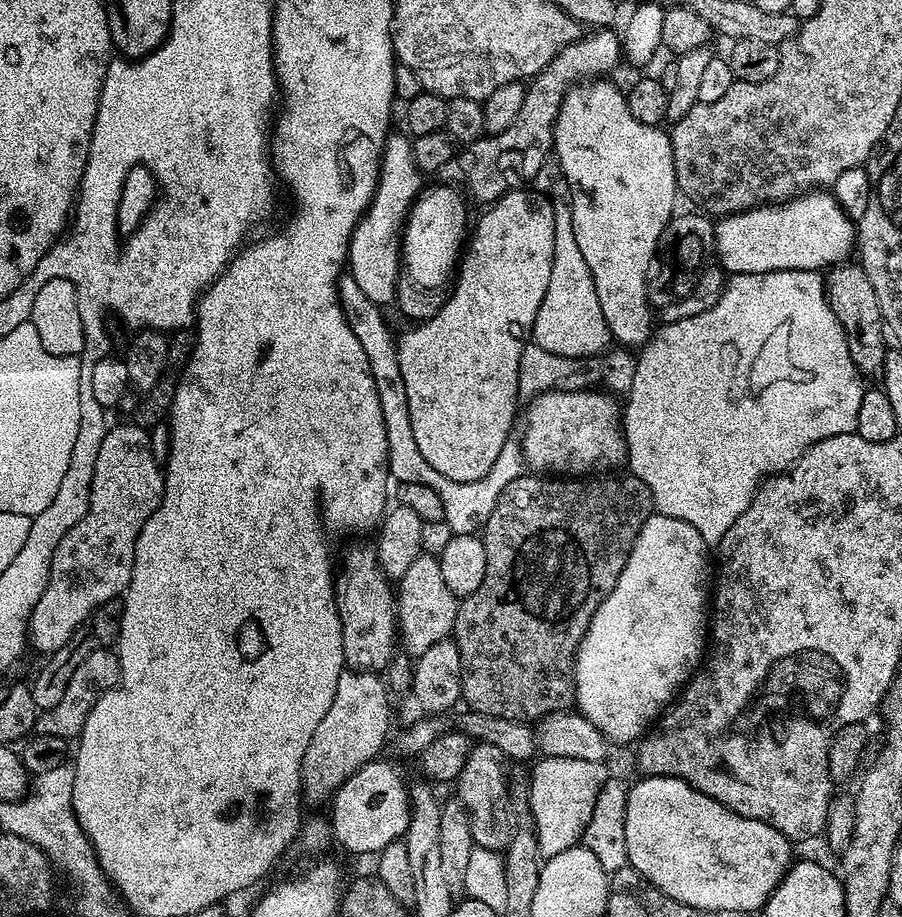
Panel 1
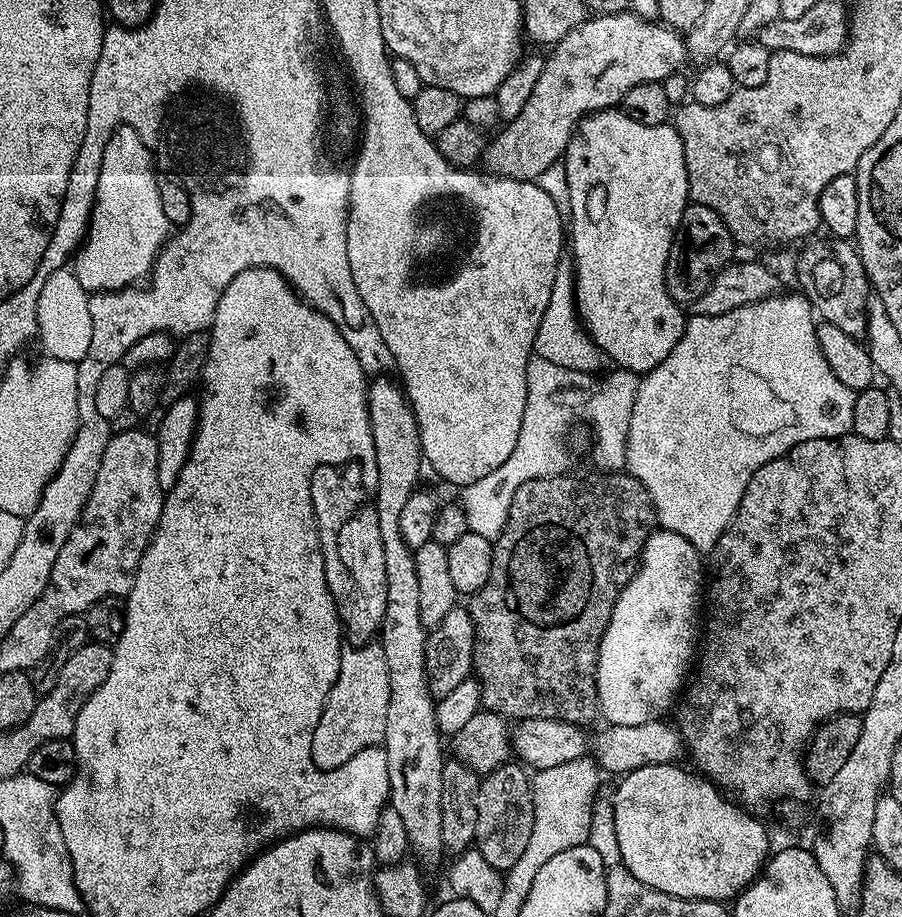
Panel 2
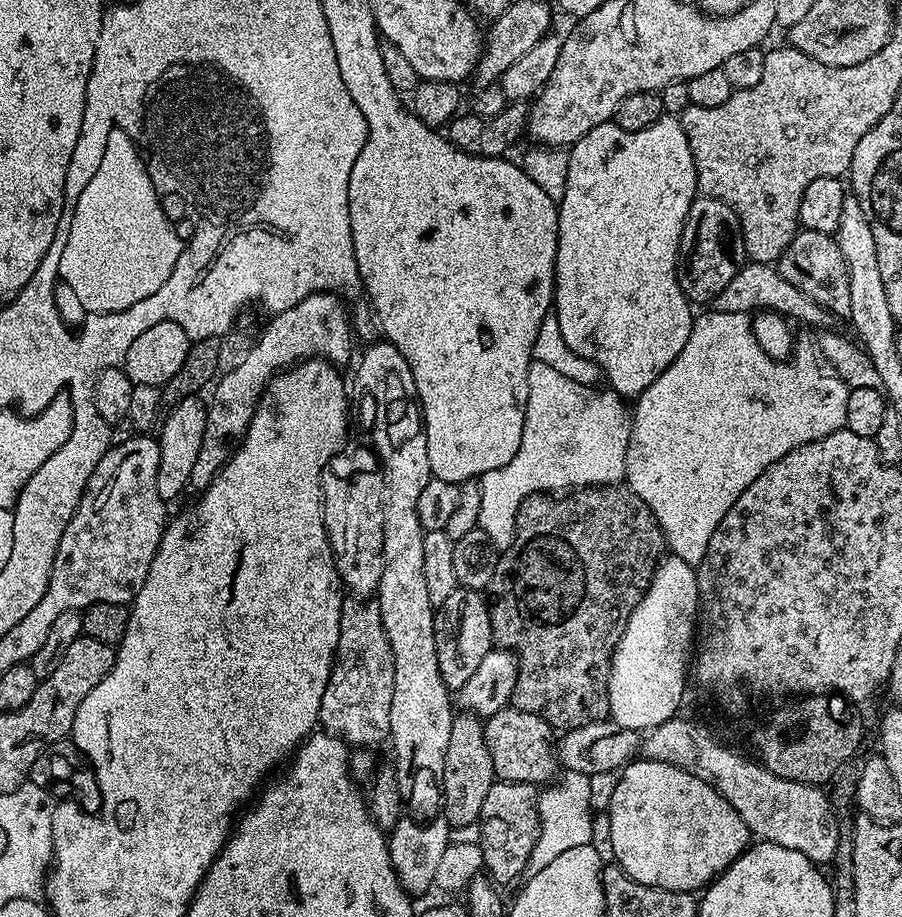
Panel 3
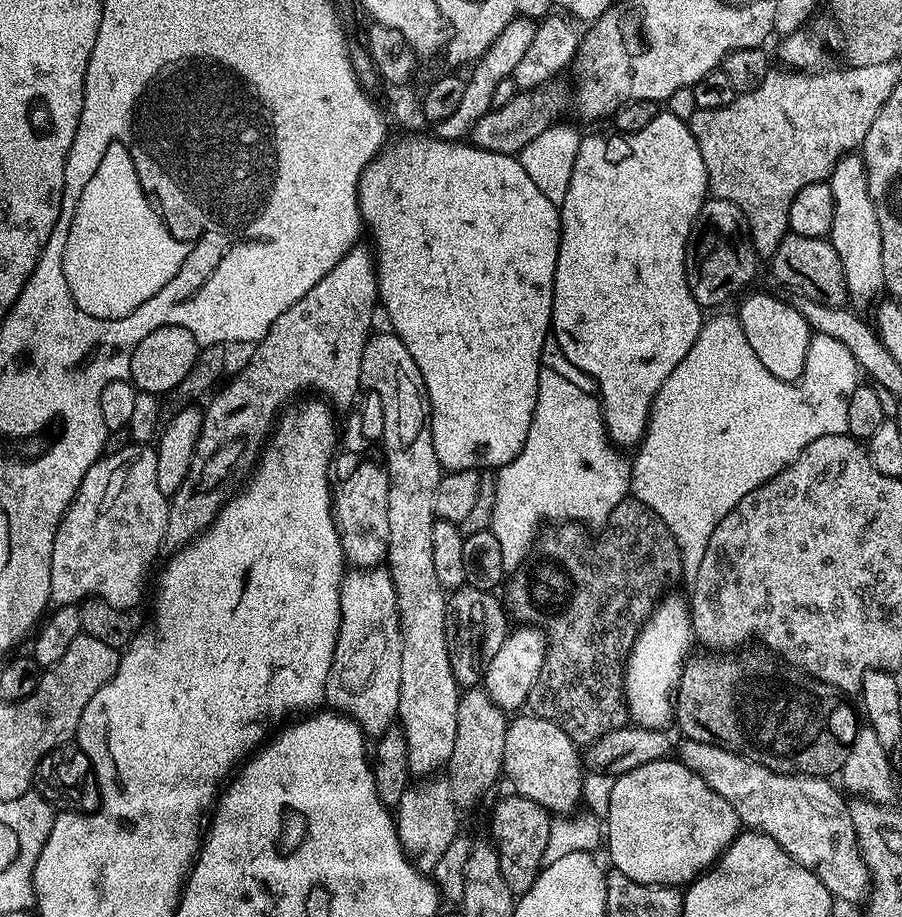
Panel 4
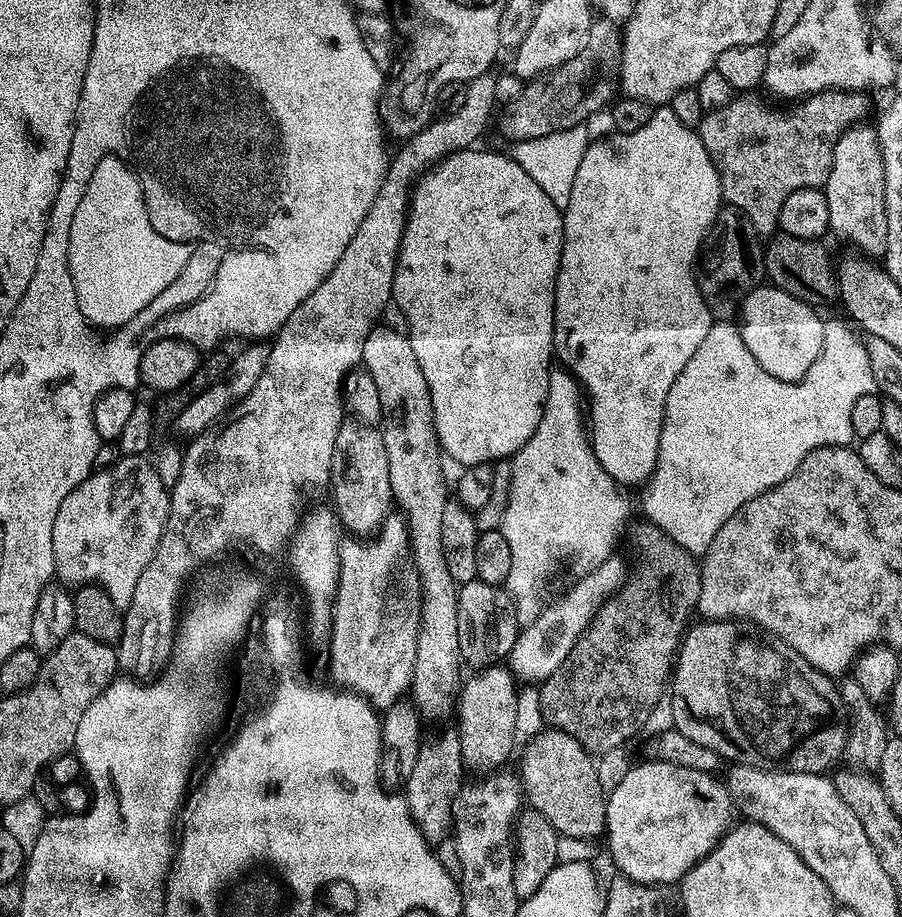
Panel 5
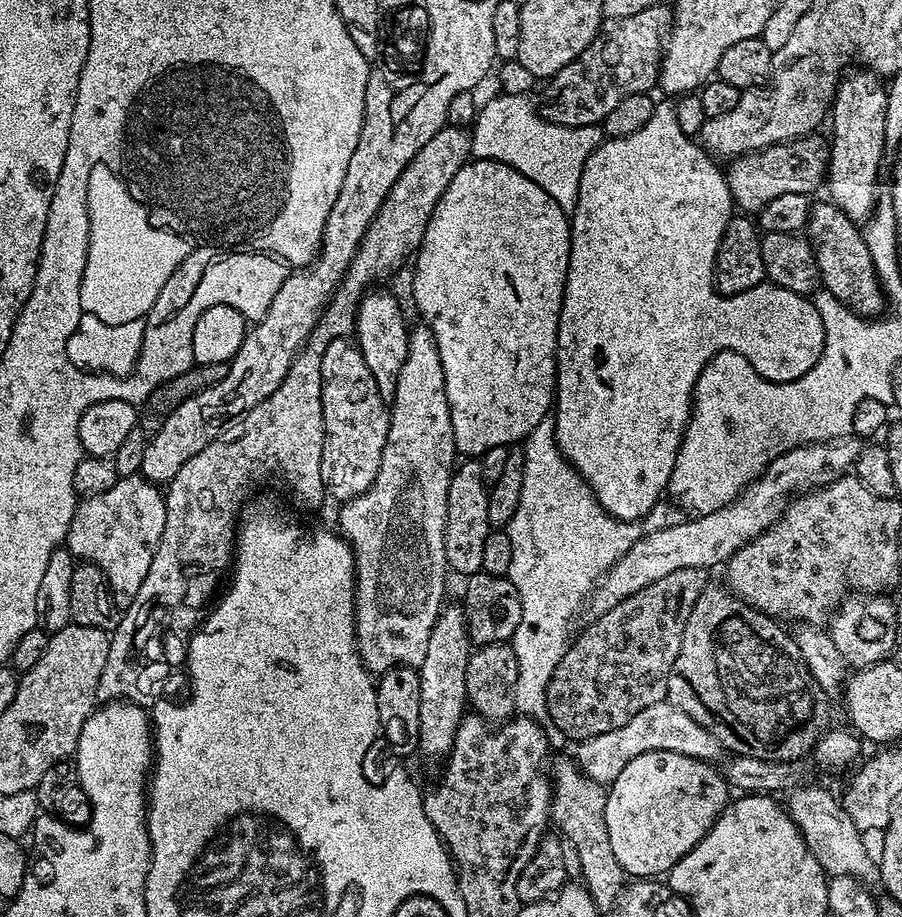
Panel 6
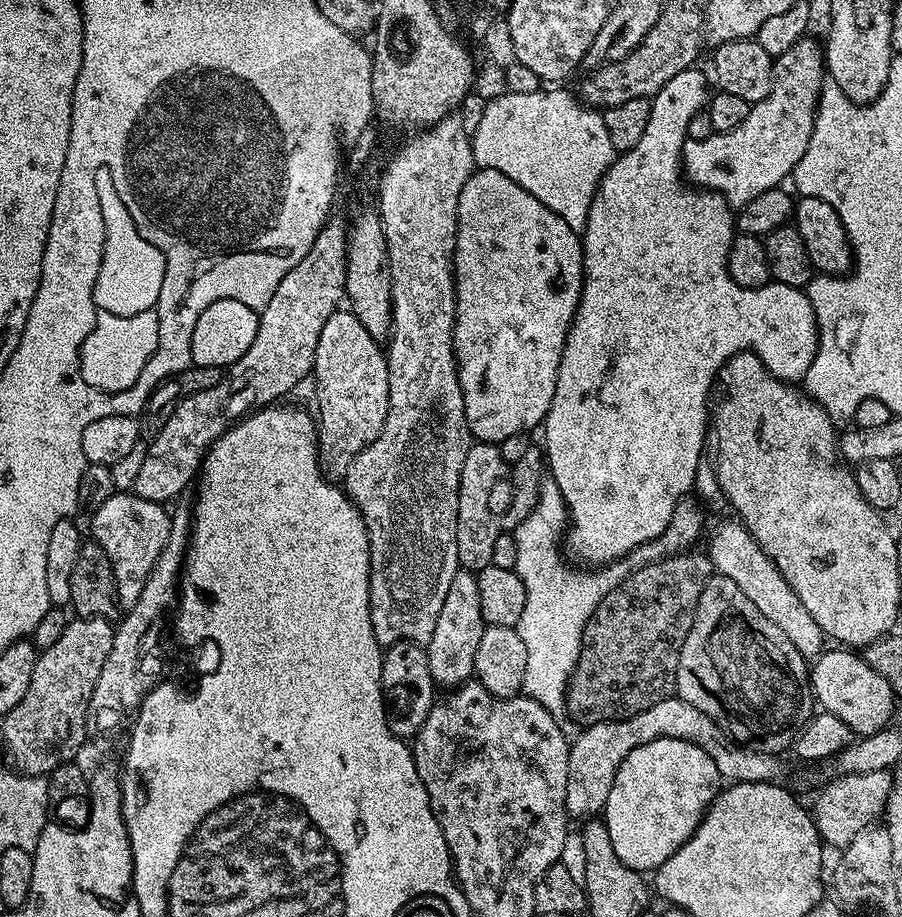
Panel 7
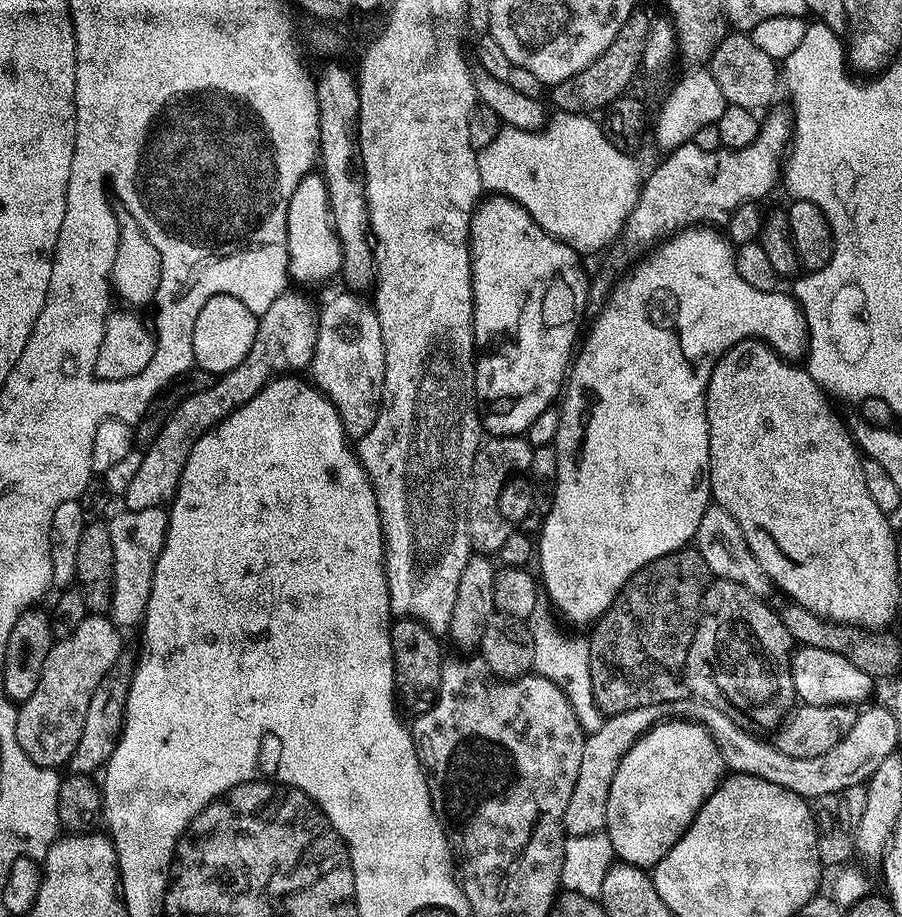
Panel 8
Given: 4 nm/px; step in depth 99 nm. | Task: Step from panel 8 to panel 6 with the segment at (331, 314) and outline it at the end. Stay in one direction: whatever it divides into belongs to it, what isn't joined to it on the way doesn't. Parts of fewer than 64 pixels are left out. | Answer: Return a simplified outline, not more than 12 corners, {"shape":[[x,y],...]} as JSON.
{"shape":[[351,339],[322,354],[322,482],[374,482],[390,408]]}

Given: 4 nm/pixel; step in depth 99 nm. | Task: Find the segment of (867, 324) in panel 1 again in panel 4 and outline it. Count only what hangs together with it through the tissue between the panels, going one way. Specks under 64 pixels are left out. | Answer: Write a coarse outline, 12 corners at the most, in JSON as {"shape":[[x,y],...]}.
{"shape":[[789,234],[770,257],[777,282],[843,308],[844,267],[827,239]]}

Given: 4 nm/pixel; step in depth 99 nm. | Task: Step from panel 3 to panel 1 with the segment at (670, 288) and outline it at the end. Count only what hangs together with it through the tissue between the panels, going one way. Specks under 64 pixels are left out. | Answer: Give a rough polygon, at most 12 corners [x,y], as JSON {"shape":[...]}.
{"shape":[[608,78],[572,85],[554,159],[617,345],[677,211],[671,135]]}

